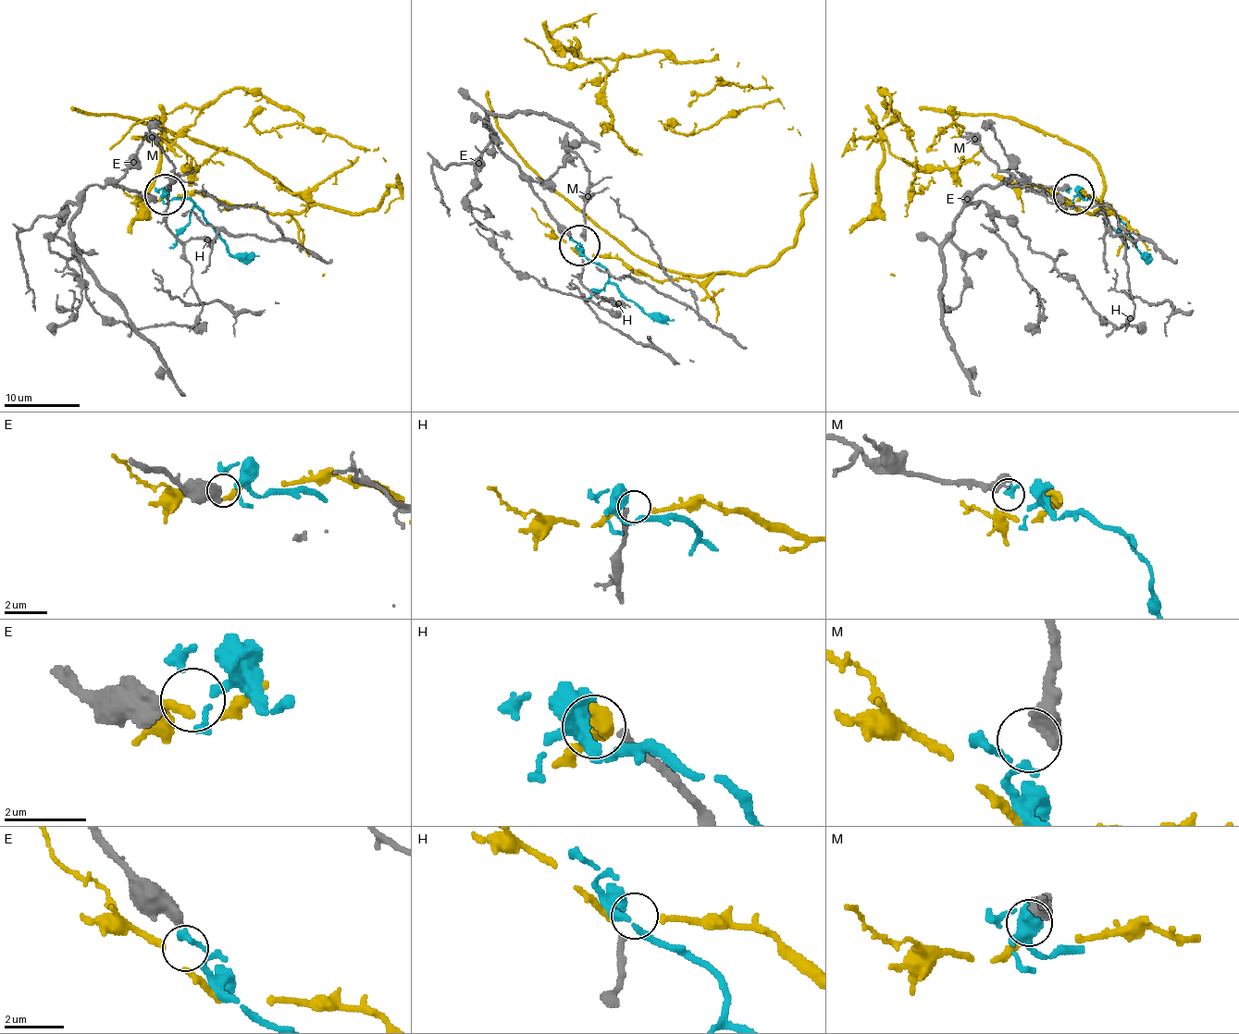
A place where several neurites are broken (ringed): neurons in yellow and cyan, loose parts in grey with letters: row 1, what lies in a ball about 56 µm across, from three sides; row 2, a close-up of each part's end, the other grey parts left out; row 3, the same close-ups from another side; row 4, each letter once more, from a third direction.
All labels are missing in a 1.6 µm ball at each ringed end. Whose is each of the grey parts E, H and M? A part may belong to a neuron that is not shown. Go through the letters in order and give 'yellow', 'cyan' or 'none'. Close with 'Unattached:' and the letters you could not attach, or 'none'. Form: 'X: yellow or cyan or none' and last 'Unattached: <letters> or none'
E: cyan
H: none
M: none
Unattached: H, M

